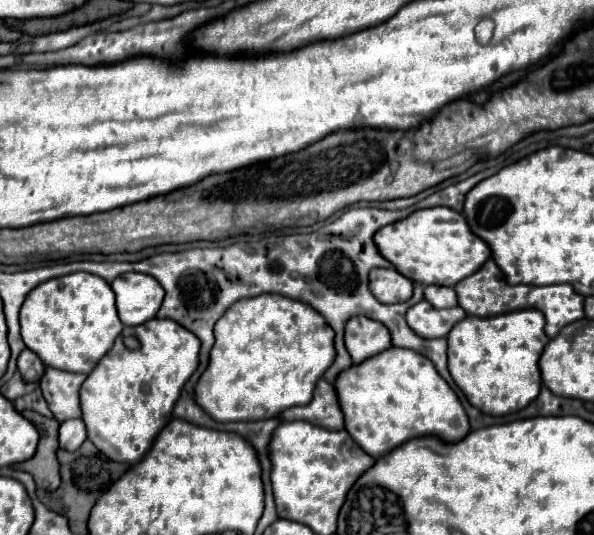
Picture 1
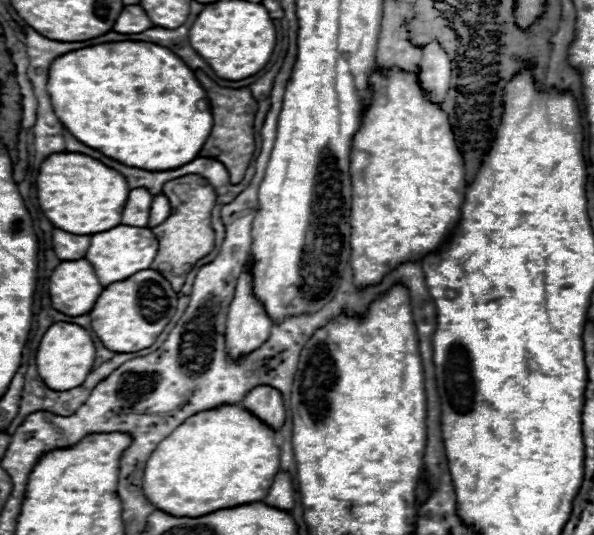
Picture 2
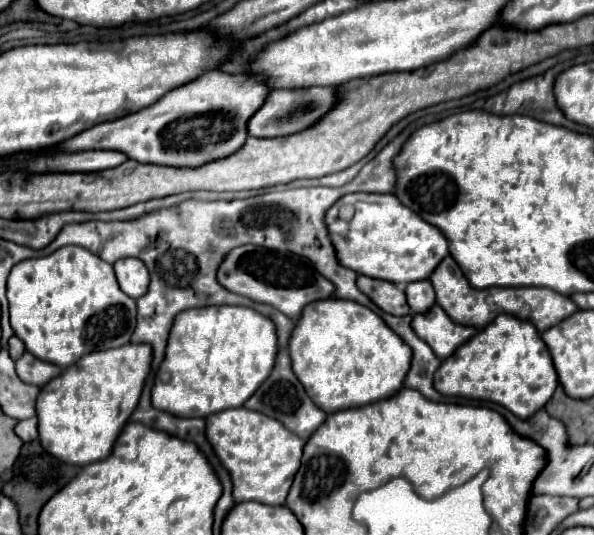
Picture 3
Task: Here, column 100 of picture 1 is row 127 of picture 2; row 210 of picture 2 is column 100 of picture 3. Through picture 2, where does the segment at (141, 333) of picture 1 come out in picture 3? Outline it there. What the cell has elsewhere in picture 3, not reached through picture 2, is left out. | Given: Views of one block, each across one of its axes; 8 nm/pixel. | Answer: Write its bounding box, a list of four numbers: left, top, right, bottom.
[36,344,150,466]

